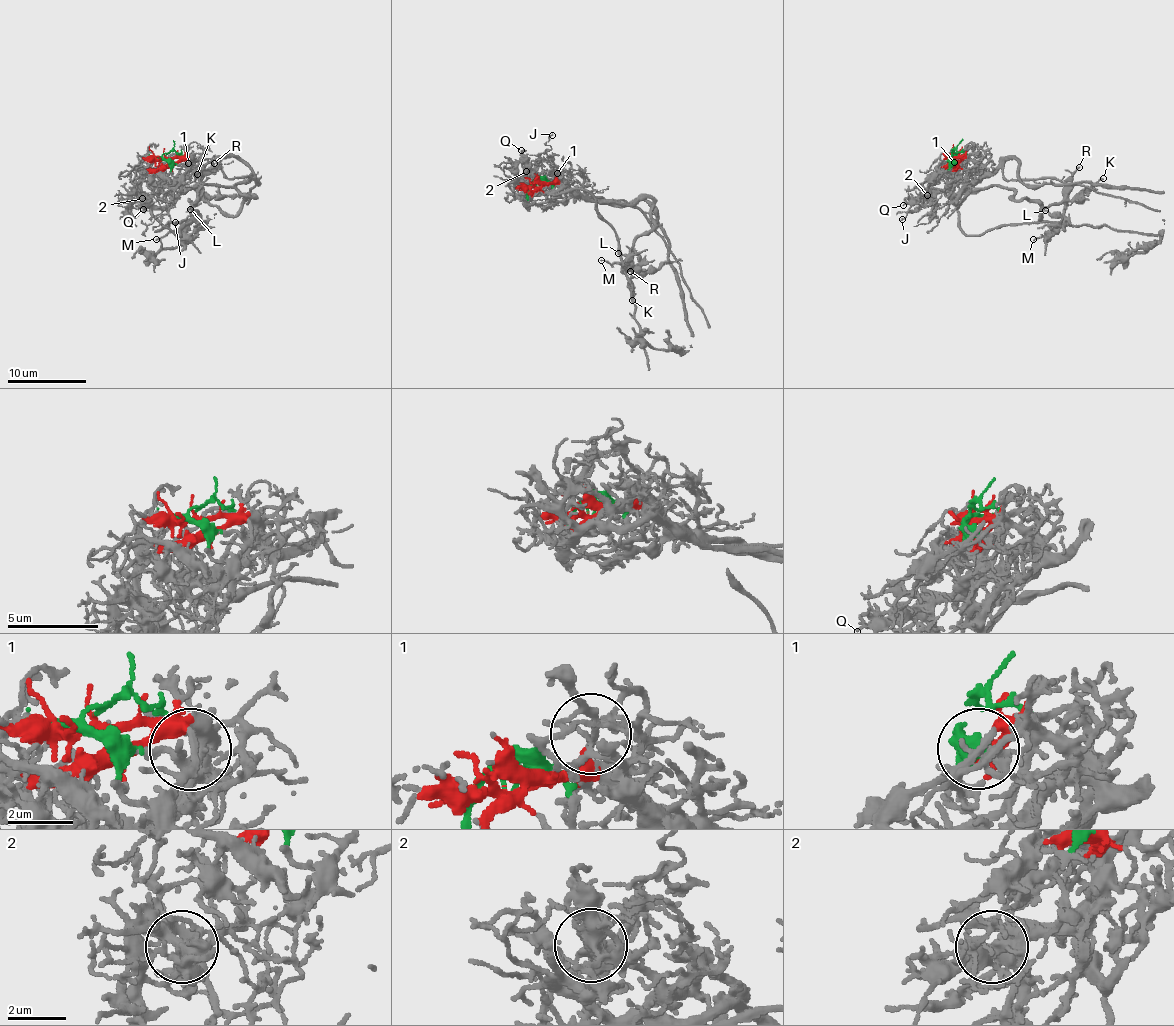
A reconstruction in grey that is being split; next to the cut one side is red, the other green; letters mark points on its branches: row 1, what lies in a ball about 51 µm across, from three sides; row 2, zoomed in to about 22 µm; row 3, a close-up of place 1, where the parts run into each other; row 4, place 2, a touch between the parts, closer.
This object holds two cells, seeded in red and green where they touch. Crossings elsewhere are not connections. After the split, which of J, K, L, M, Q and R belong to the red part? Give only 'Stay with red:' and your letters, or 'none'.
Stay with red: J

